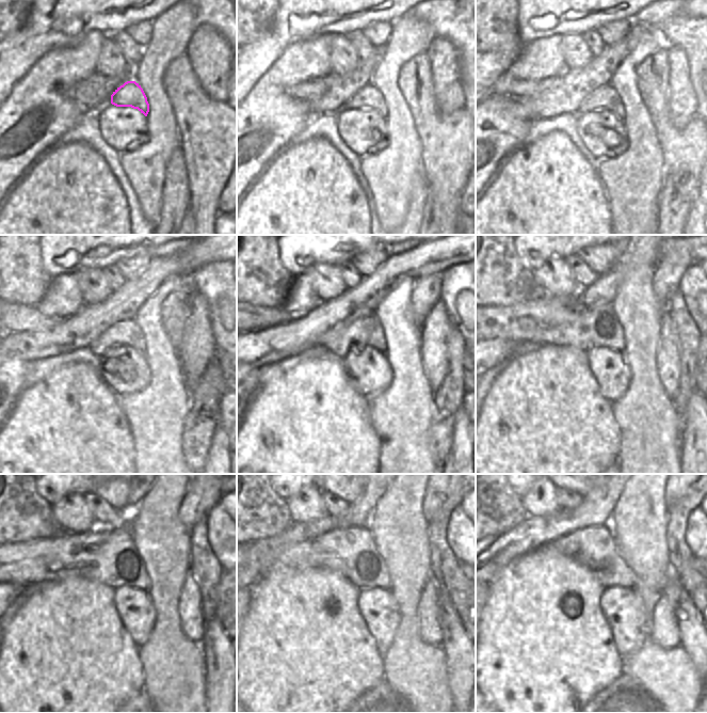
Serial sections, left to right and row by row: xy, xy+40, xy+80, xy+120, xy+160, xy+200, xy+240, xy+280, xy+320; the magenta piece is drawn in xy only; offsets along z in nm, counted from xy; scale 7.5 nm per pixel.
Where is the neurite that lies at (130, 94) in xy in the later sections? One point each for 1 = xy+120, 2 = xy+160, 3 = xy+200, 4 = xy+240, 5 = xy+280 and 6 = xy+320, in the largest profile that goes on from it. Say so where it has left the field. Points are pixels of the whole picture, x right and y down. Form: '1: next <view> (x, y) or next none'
1: next xy+120 (127, 332)
2: next xy+160 (363, 328)
3: next xy+200 (584, 327)
4: next xy+240 (109, 556)
5: next xy+280 (351, 552)
6: next xy+320 (594, 548)

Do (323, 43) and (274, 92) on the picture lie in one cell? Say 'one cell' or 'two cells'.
one cell

